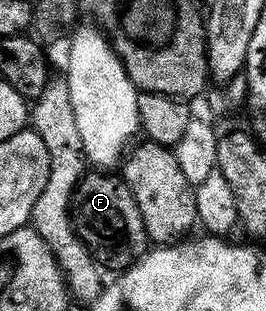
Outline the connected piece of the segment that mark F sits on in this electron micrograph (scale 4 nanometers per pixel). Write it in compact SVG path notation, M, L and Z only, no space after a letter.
M88 172L80 179L72 194L72 225L76 227L76 235L92 251L97 263L104 268L109 266L112 272L123 272L133 266L139 258L144 257L150 246L142 212L138 212L138 204L132 195L132 187L124 183L123 177L116 175L115 178L112 172Z

